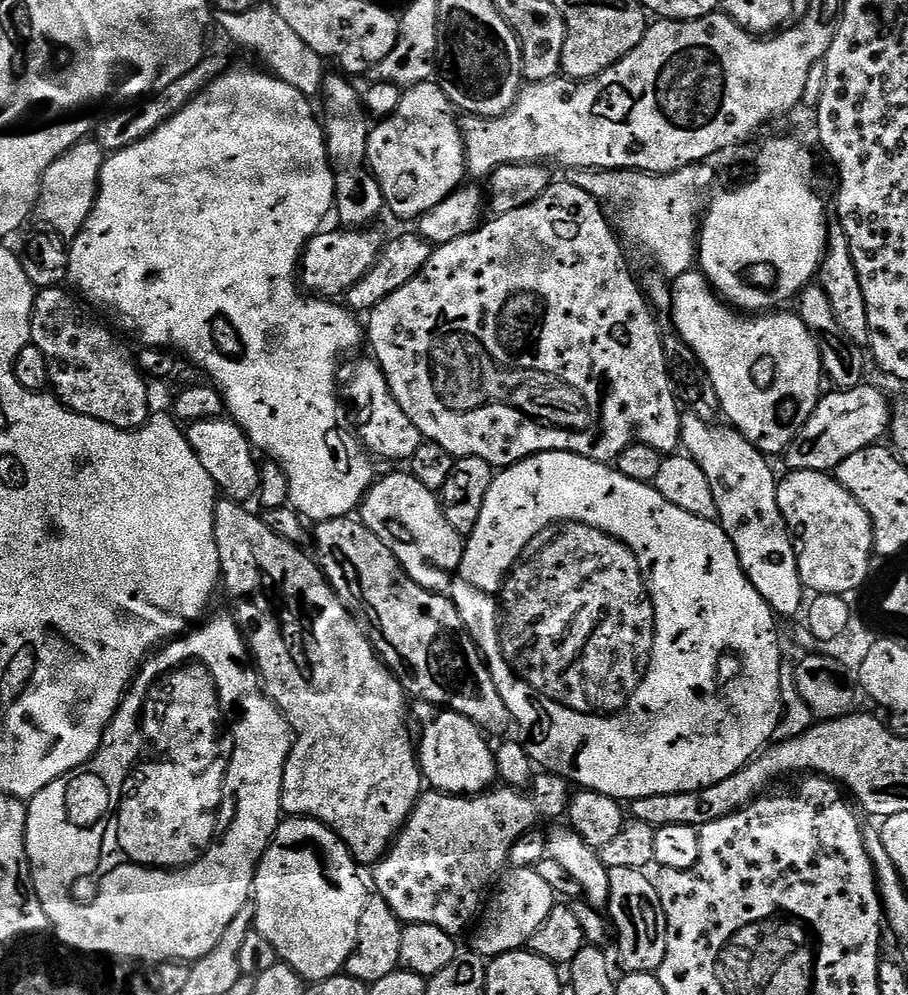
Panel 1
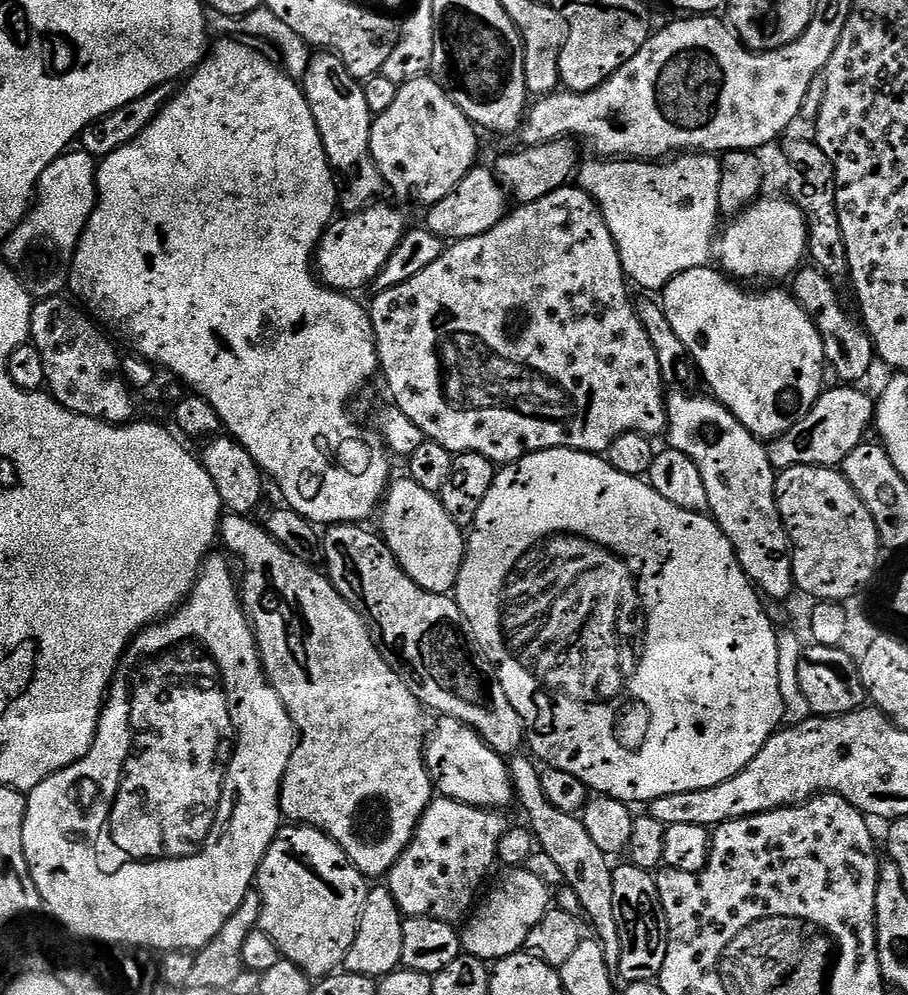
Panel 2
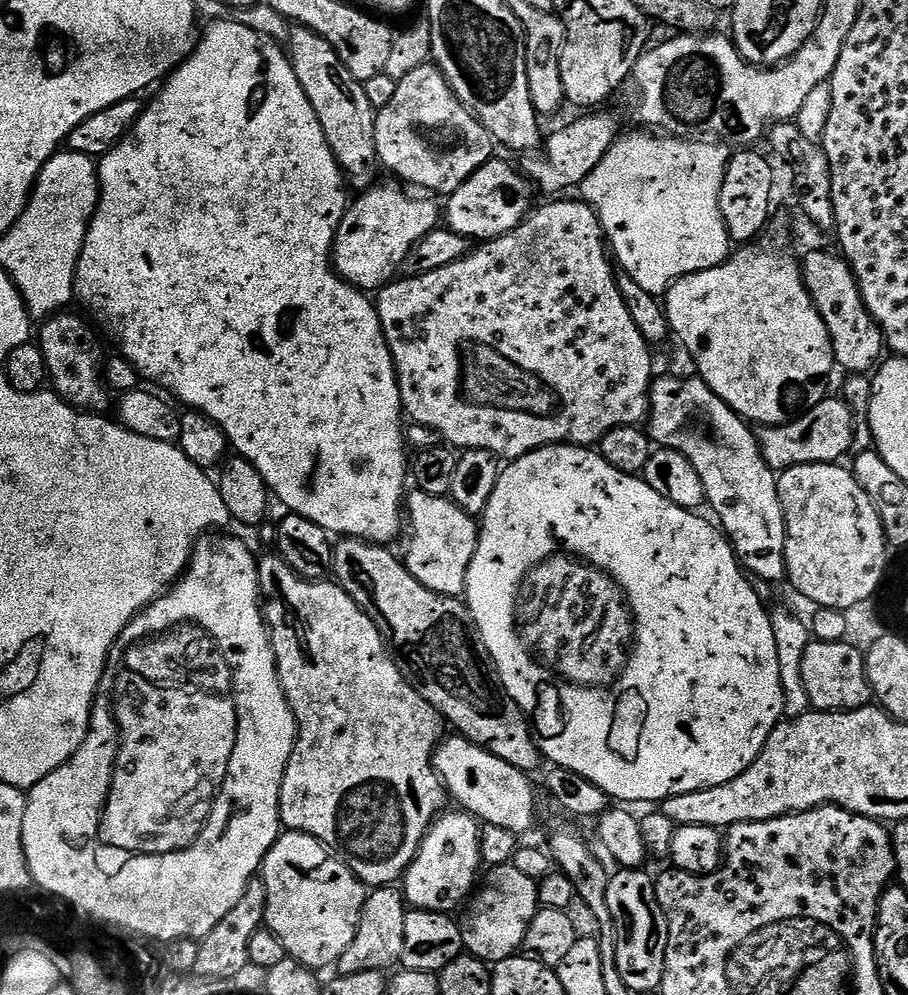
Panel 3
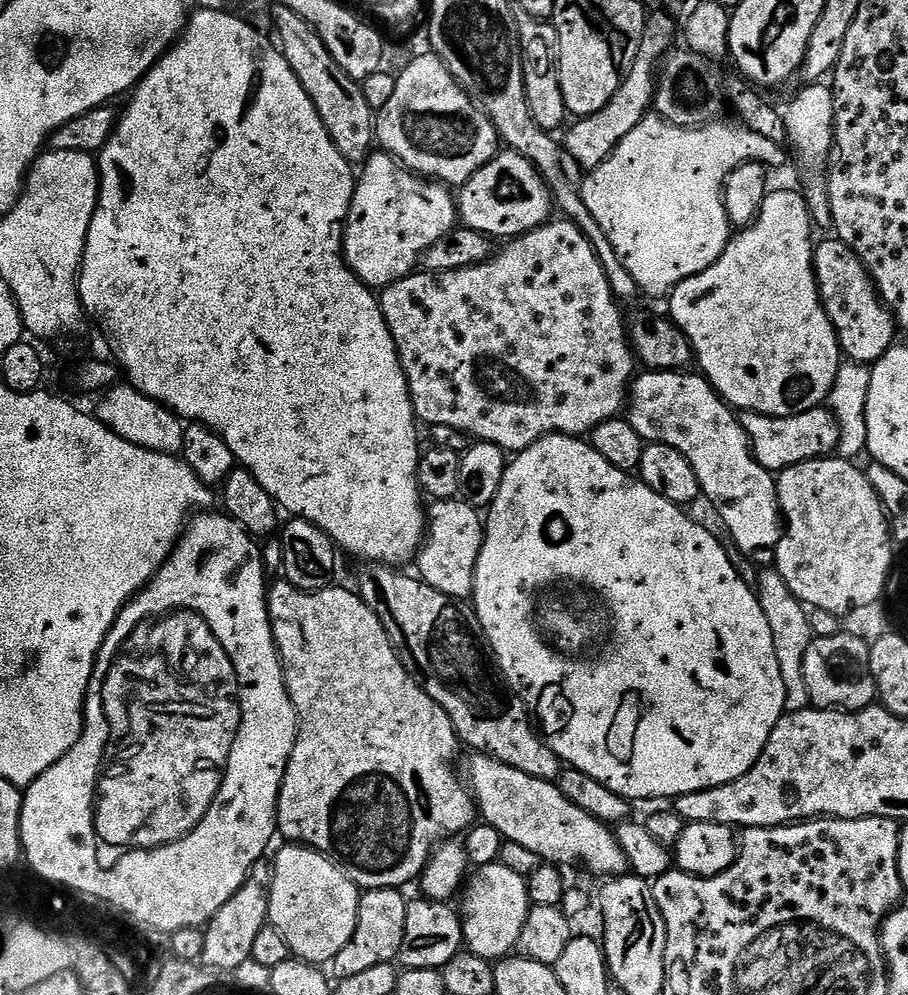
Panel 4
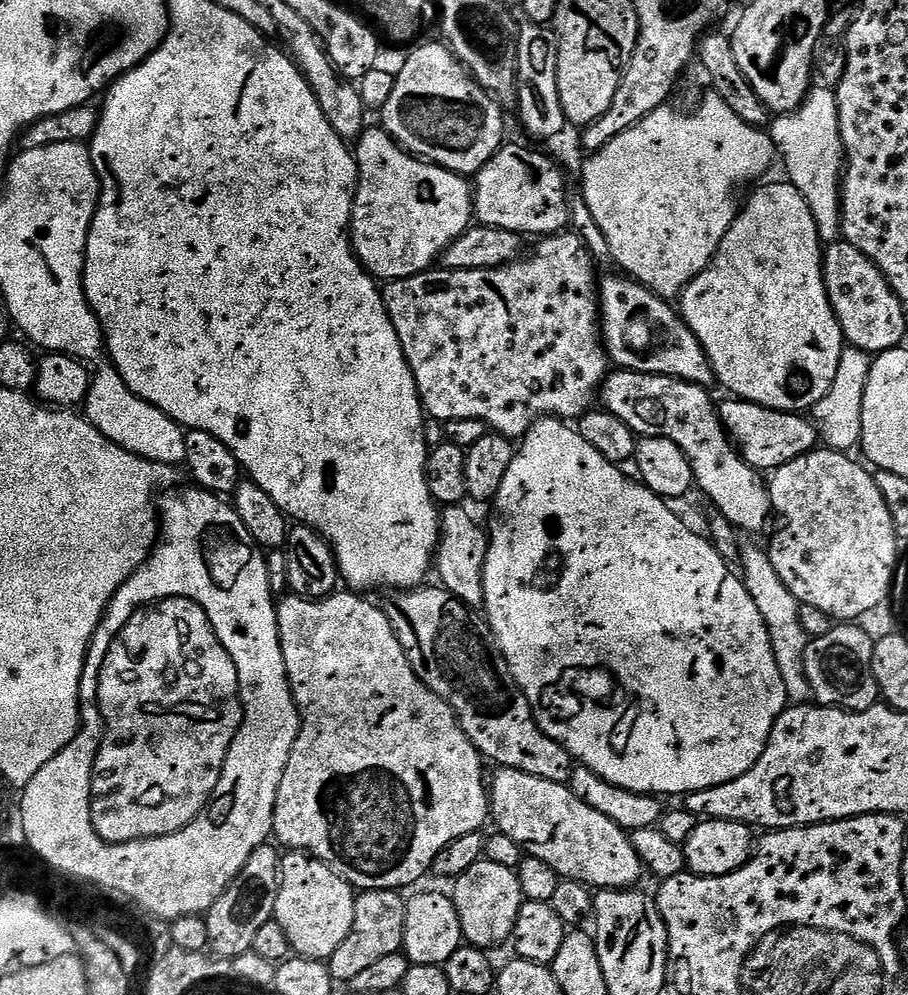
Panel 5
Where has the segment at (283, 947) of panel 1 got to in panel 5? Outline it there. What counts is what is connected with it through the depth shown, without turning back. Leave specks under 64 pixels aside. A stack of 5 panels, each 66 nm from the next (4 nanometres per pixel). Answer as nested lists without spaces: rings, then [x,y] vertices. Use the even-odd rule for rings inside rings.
[[[289,851],[287,855],[280,862],[280,889],[274,919],[282,926],[297,957],[327,962],[334,950],[346,942],[346,934],[350,934],[350,926],[354,926],[357,893],[321,860],[302,852]]]

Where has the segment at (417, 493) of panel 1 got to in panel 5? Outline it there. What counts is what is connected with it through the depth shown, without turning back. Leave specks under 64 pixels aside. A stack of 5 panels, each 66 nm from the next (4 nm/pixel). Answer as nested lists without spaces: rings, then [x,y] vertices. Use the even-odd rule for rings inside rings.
[[[448,506],[443,509],[440,517],[440,544],[434,553],[434,572],[440,575],[439,583],[452,596],[457,596],[463,604],[473,610],[484,606],[484,559],[488,553],[489,533],[467,512],[464,506]]]

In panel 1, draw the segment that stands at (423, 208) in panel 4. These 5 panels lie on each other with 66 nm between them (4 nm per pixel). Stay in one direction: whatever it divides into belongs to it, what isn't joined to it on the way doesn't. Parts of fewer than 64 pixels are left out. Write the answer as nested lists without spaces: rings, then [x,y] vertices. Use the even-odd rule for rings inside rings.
[[[373,230],[328,231],[321,231],[304,249],[302,284],[309,293],[321,298],[340,298],[375,266],[382,251],[382,240]]]

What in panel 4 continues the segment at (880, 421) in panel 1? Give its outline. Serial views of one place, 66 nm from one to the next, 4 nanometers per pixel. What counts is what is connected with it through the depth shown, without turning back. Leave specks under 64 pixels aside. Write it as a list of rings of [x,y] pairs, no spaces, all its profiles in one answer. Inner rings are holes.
[[[824,406],[793,416],[767,416],[757,412],[746,412],[739,417],[739,421],[748,436],[751,452],[757,462],[773,474],[779,474],[785,468],[807,460],[831,457],[840,443],[836,419]]]

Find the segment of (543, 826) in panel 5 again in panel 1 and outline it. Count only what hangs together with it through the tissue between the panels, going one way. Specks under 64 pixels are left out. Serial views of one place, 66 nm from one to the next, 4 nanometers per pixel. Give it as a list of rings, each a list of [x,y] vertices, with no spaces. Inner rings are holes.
[[[436,710],[433,716],[424,720],[424,733],[418,736],[418,759],[425,781],[428,780],[437,792],[449,794],[479,794],[487,792],[497,783],[496,753],[493,745],[488,745],[485,733],[470,718],[451,710]]]

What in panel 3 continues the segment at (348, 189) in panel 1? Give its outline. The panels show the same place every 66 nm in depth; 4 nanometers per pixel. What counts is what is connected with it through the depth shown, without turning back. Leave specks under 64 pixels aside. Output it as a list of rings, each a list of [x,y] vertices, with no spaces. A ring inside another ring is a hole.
[[[299,26],[291,29],[286,40],[286,55],[292,61],[292,69],[298,78],[298,86],[310,98],[310,106],[314,106],[314,114],[318,114],[318,122],[322,122],[322,130],[326,134],[326,142],[340,164],[347,187],[352,190],[367,190],[377,183],[376,168],[376,113],[372,108],[363,83],[346,70],[342,58],[314,30]]]

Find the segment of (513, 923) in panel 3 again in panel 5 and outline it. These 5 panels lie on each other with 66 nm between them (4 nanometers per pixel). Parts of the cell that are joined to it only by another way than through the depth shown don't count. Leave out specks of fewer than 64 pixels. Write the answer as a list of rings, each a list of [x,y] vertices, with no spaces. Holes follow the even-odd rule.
[[[481,862],[470,866],[451,885],[450,895],[458,910],[458,922],[462,926],[465,941],[471,947],[493,950],[512,935],[514,919],[514,872],[506,866]]]

